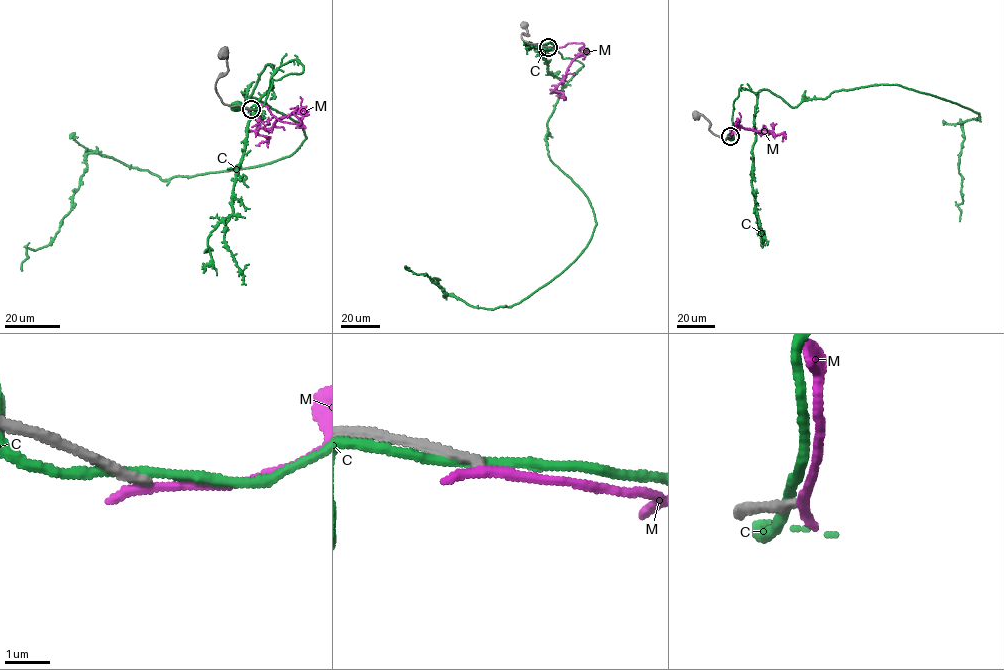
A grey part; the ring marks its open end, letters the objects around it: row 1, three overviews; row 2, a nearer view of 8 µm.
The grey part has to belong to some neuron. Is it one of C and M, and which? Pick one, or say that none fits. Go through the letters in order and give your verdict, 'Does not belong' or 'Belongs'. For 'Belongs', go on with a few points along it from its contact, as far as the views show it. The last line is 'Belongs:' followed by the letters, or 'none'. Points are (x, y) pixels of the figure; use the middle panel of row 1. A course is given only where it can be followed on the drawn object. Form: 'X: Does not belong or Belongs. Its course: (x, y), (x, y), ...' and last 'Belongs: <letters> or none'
C: Does not belong
M: Does not belong
Belongs: none

